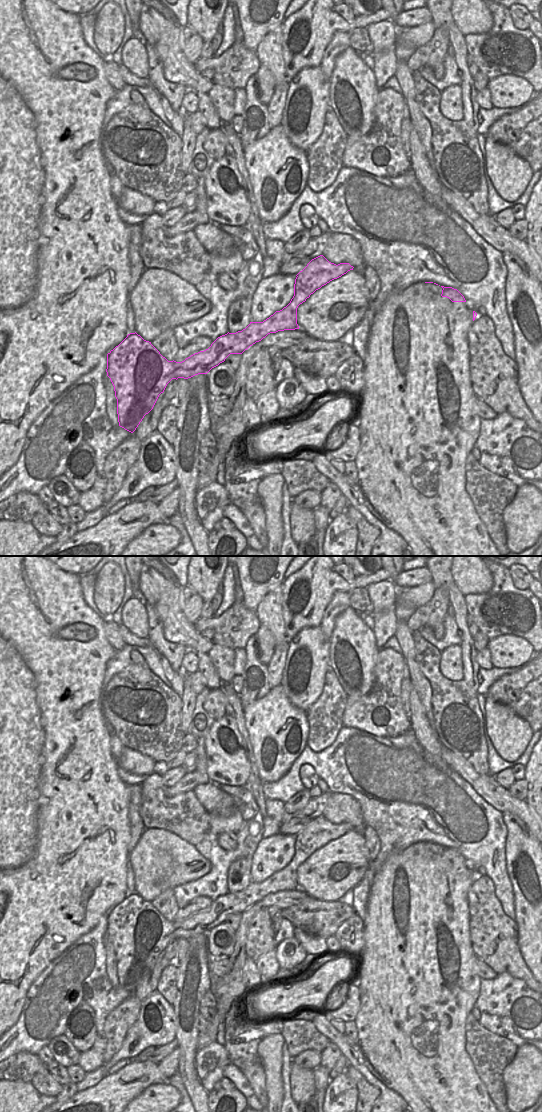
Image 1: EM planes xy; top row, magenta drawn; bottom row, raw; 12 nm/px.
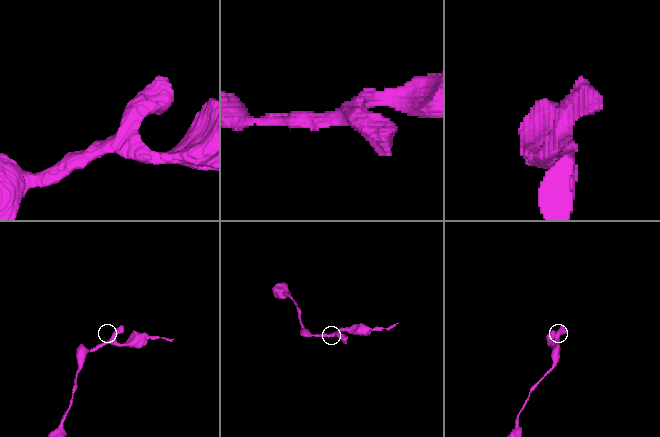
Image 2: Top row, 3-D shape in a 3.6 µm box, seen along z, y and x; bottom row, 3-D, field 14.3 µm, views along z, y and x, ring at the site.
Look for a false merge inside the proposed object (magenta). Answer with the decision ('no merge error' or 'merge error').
no merge error

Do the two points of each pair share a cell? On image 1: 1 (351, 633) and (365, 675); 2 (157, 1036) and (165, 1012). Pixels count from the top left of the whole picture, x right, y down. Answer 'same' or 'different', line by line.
1: same
2: same

